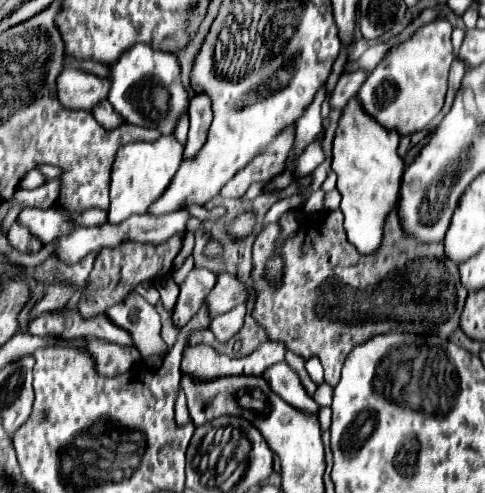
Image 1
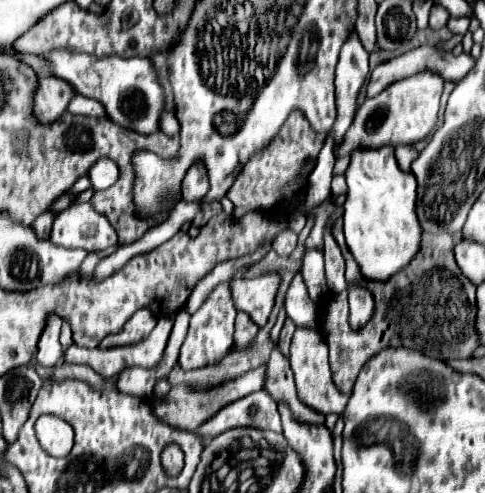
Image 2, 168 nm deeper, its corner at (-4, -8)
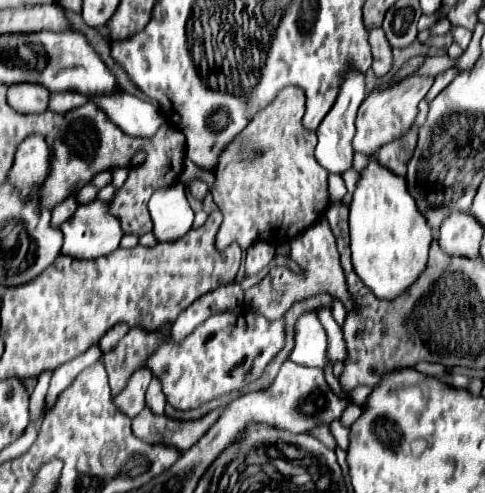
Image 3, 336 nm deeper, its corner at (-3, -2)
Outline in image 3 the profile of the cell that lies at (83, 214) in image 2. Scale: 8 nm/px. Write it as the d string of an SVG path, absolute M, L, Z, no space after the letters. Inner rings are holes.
M95 200L89 204L83 204L77 208L77 212L73 214L73 218L69 218L69 222L65 222L61 226L61 232L65 236L65 244L63 244L63 254L71 256L71 258L79 258L79 260L97 260L105 254L111 254L121 238L123 238L123 230L119 220L109 212L109 204L103 200Z

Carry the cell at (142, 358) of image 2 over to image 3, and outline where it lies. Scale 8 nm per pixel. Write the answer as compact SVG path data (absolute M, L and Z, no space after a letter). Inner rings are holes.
M145 368L135 370L128 380L125 391L112 398L115 406L129 418L135 418L145 408L145 390L151 382L151 374Z

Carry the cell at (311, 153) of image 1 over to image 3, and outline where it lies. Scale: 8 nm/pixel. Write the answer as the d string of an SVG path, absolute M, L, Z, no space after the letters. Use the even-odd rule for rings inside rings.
M413 76L413 78L405 78L401 84L389 88L389 90L379 90L369 94L355 118L355 126L357 126L357 134L353 138L353 148L355 152L363 152L363 154L375 154L381 146L401 138L401 134L405 134L405 130L409 130L411 122L417 116L417 104L425 98L427 90L431 88L433 78L431 76Z

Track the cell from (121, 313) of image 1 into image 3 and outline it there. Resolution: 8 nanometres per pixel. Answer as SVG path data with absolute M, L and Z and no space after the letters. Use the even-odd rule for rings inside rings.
M117 324L117 326L109 328L109 330L101 336L101 340L99 340L101 350L103 350L103 352L109 352L127 332L129 332L129 326L125 326L125 324Z

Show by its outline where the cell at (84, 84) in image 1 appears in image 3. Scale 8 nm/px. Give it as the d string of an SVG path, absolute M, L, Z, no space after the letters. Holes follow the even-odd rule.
M13 84L7 90L7 104L21 114L39 114L47 110L49 90L43 86L21 86Z

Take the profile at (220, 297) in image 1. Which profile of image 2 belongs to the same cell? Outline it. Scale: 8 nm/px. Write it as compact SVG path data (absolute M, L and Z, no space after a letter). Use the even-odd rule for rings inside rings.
M276 274L260 278L234 278L230 282L230 292L236 310L246 312L258 326L264 326L274 306L278 282L280 278Z

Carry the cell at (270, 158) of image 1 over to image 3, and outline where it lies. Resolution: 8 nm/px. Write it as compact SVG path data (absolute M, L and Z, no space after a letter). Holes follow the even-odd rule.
M289 86L281 90L267 108L257 112L257 116L223 148L213 168L215 184L211 186L213 200L223 214L223 224L217 234L219 250L227 248L231 242L237 242L243 250L247 250L257 240L265 240L271 244L289 242L297 234L313 226L329 208L329 192L327 192L329 174L313 156L317 136L315 132L303 128L301 124L303 114L305 114L305 94L301 88Z

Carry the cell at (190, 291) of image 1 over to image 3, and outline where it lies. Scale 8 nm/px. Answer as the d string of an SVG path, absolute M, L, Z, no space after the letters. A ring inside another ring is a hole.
M157 378L151 380L151 384L147 388L145 404L153 414L163 414L163 410L165 410L165 396L161 394L161 382L157 382Z

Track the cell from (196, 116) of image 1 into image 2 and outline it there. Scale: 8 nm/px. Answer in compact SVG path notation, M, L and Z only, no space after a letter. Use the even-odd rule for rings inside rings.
M202 160L194 162L190 170L186 172L182 180L182 198L184 200L202 200L208 188L208 176L206 176L206 166Z

